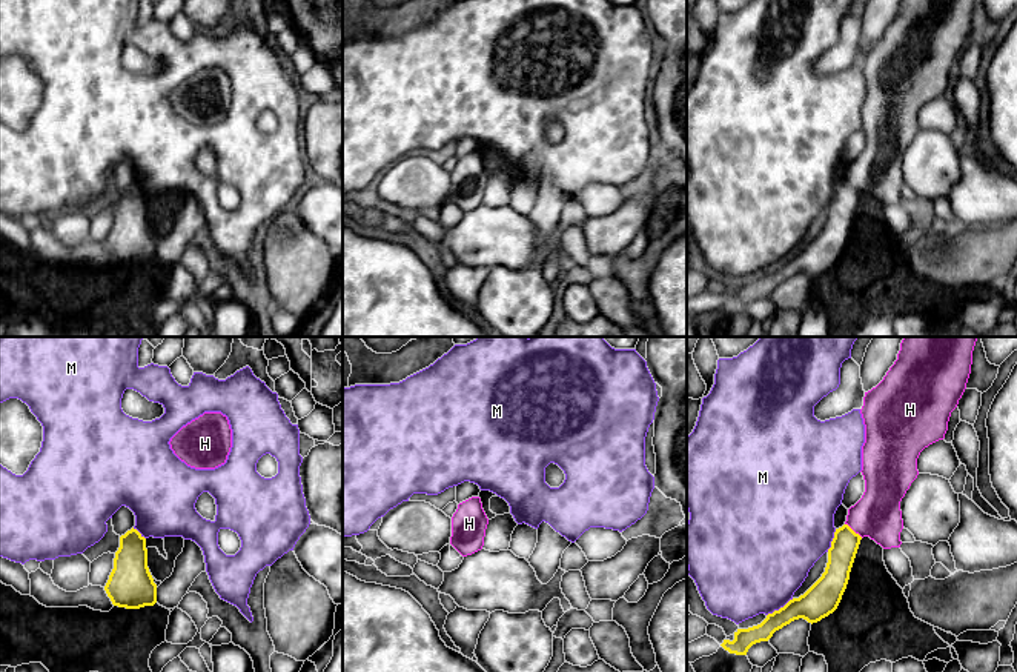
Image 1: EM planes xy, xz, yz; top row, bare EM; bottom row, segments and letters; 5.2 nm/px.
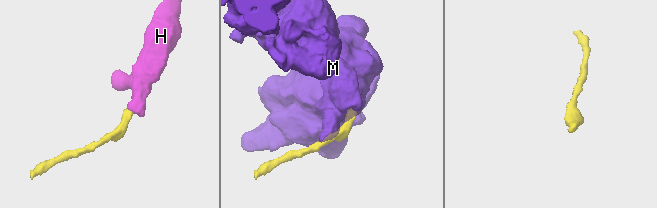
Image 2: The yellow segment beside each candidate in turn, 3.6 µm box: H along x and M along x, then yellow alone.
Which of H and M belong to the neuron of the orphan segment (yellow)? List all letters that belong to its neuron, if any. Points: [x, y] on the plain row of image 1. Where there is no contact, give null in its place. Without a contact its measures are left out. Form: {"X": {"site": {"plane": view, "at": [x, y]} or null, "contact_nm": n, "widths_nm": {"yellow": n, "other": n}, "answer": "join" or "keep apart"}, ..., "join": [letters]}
{"H": {"site": {"plane": "yz", "at": [853, 186]}, "contact_nm": 120, "widths_nm": {"yellow": 140, "other": 240}, "answer": "join"}, "M": {"site": {"plane": "yz", "at": [781, 263]}, "contact_nm": 170, "widths_nm": {"yellow": 180, "other": 480}, "answer": "keep apart"}, "join": ["H"]}

